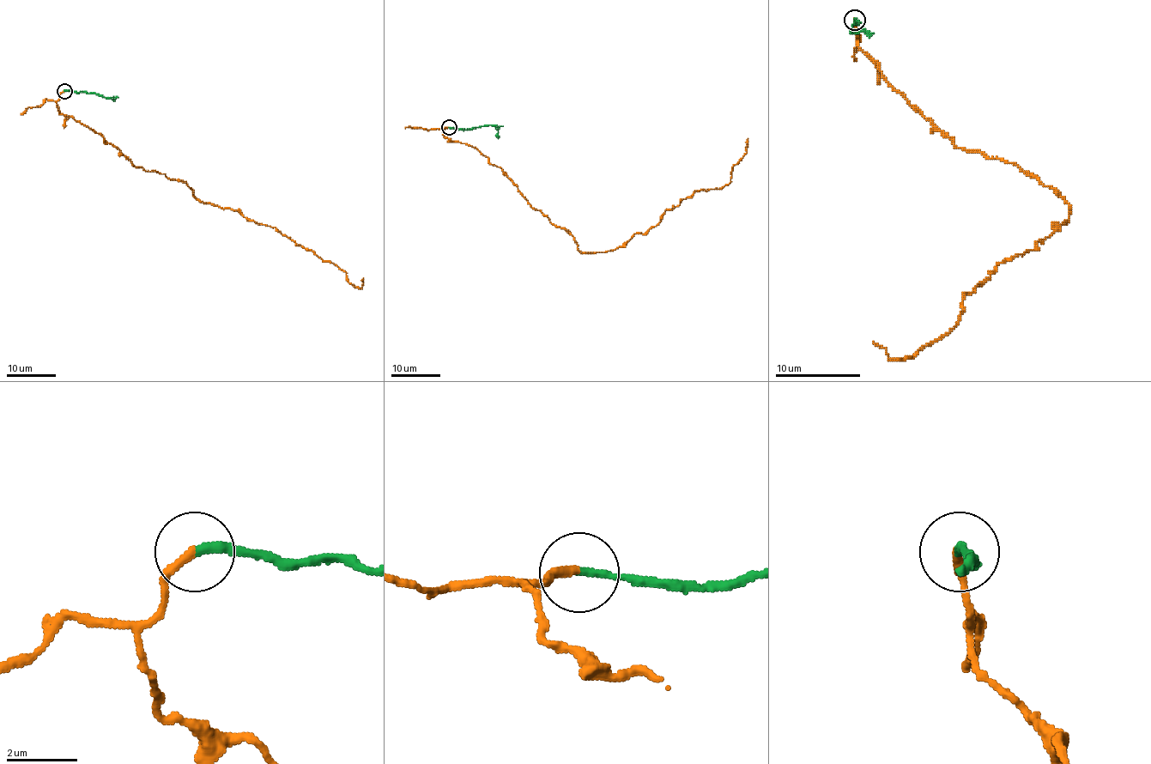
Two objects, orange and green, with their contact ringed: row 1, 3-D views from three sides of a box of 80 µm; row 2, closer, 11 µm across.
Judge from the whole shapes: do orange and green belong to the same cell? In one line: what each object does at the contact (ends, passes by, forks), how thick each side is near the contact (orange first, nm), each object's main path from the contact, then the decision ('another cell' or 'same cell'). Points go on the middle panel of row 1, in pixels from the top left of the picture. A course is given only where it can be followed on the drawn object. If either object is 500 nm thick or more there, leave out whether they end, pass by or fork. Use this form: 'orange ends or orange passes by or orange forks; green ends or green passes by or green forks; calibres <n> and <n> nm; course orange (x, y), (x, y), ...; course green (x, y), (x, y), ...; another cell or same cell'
orange ends; green ends; calibres 240 and 240 nm; course orange (448, 127), (441, 130), (445, 137), (499, 166), (583, 252), (621, 247), (696, 191), (722, 189), (748, 138); course green (448, 127), (472, 130), (493, 124), (498, 130), (498, 138); same cell

